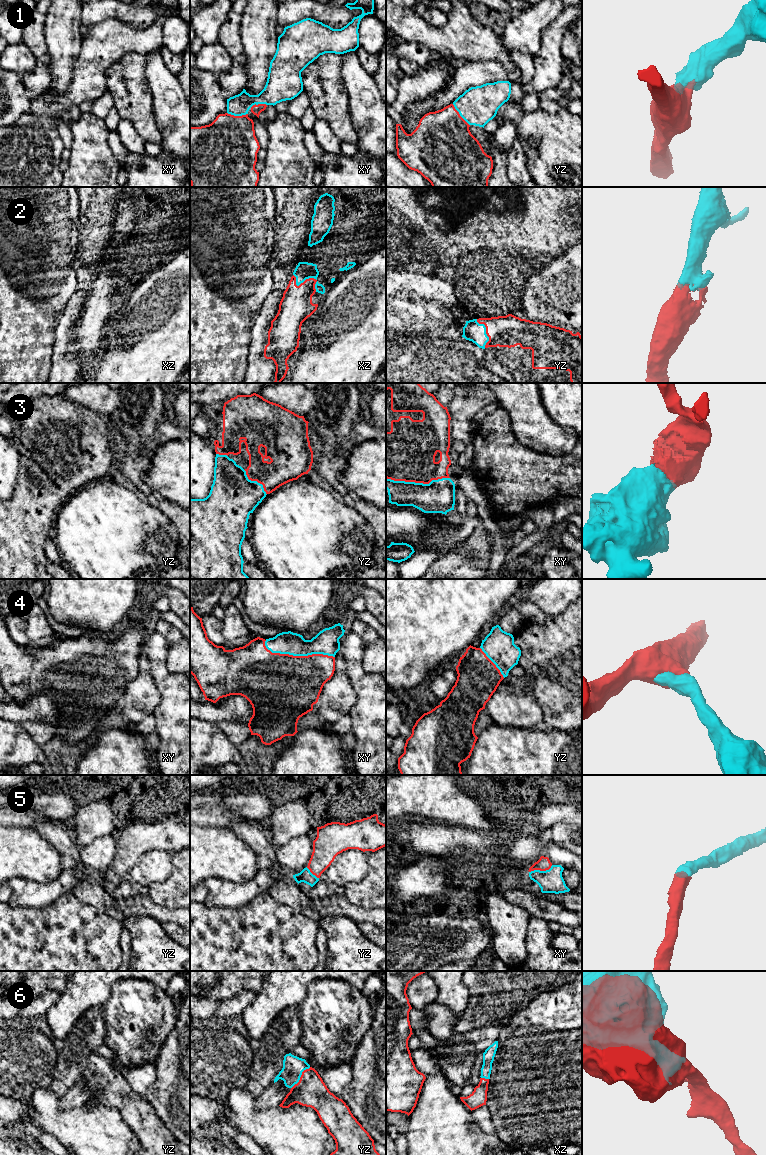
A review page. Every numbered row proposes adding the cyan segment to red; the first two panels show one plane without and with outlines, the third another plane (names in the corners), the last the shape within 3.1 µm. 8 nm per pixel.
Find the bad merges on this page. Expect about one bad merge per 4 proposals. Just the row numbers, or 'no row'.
no row

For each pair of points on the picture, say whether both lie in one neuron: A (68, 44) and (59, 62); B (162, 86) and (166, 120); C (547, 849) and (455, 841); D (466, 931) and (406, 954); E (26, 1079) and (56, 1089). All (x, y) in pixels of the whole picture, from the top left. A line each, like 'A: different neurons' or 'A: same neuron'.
A: same neuron
B: same neuron
C: same neuron
D: same neuron
E: different neurons

